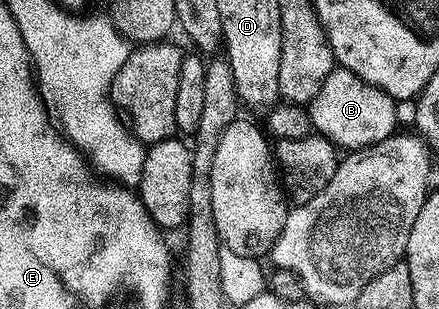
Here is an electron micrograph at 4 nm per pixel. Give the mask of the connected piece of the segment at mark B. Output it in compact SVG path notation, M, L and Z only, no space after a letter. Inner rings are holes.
M335 66L331 73L324 78L320 90L309 103L309 115L312 129L318 135L325 137L330 144L334 144L339 150L354 150L356 148L367 148L370 144L376 144L382 140L388 140L390 136L396 135L395 123L399 120L397 102L385 90L357 78L347 68Z

